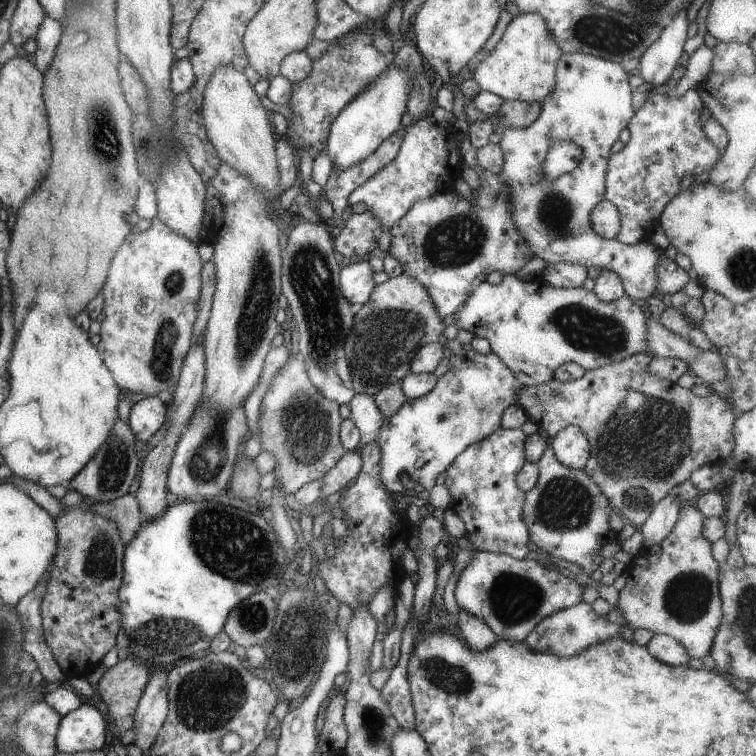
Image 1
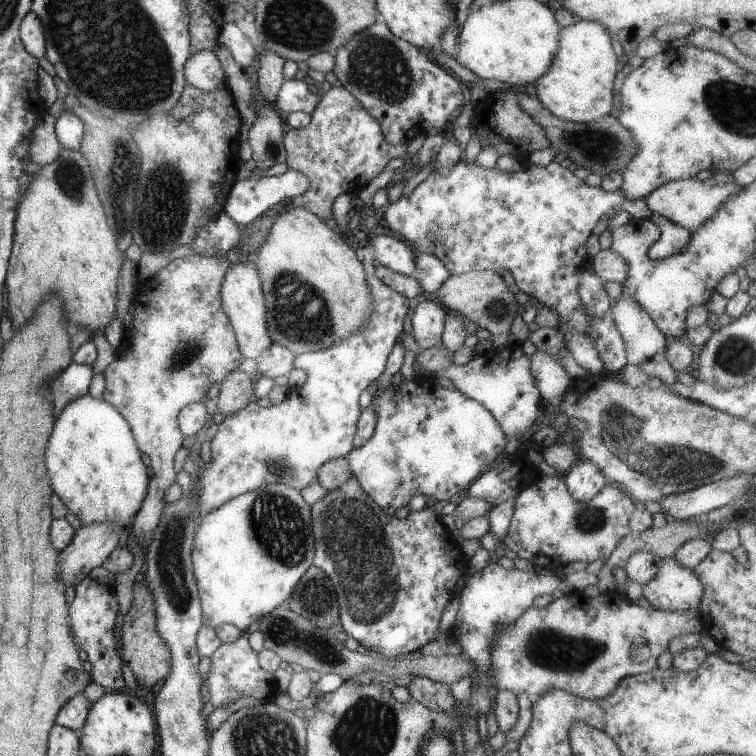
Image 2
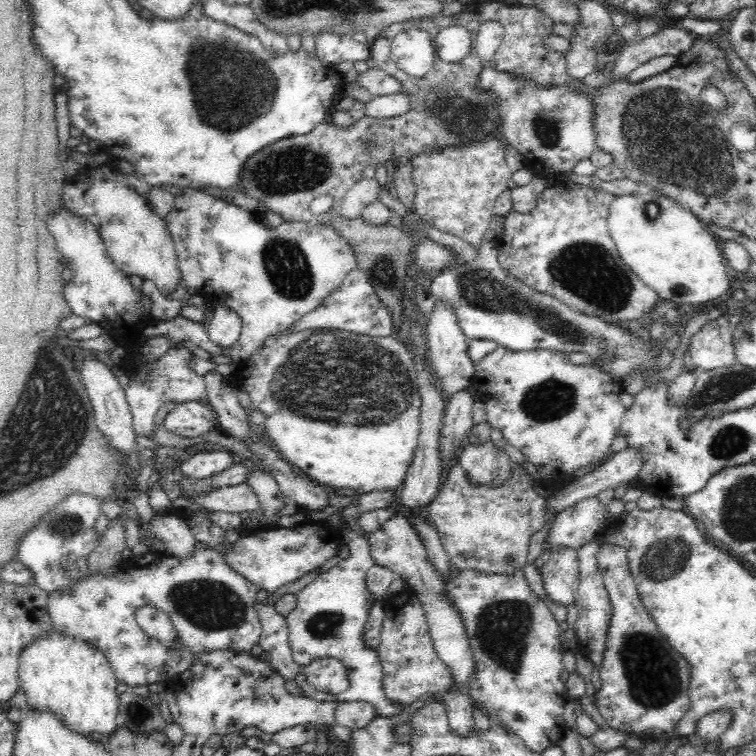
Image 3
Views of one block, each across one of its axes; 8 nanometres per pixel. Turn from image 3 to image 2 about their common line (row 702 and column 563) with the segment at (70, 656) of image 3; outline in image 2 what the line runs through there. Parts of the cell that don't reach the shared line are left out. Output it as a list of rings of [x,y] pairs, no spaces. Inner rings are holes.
[[[581,19],[579,22],[559,29],[558,49],[549,68],[534,82],[536,97],[553,116],[574,123],[597,122],[616,104],[613,78],[617,72],[617,55],[611,47],[610,33],[605,26],[595,21]]]

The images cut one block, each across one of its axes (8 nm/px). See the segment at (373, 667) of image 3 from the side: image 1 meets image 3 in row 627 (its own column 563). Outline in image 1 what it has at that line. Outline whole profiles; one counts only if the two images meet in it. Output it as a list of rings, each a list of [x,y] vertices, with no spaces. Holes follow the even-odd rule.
[[[504,274],[499,284],[491,285],[487,283],[487,281],[483,281],[481,284],[477,284],[475,290],[471,290],[471,294],[465,298],[463,304],[459,304],[459,306],[455,308],[454,314],[455,328],[457,328],[457,330],[467,330],[467,332],[473,334],[474,337],[477,336],[488,340],[490,352],[495,354],[496,357],[499,357],[499,360],[511,371],[515,380],[519,382],[519,384],[522,384],[522,386],[537,386],[542,382],[547,382],[547,380],[553,378],[554,370],[557,366],[569,362],[579,364],[579,366],[586,371],[601,368],[602,366],[607,366],[614,362],[621,362],[621,360],[627,358],[627,356],[638,352],[647,352],[647,317],[649,314],[647,314],[644,308],[639,307],[638,302],[625,294],[621,296],[621,298],[611,300],[611,302],[601,302],[593,291],[587,291],[582,286],[566,289],[554,287],[547,284],[541,276],[537,276],[531,280],[519,280],[514,274]]]

